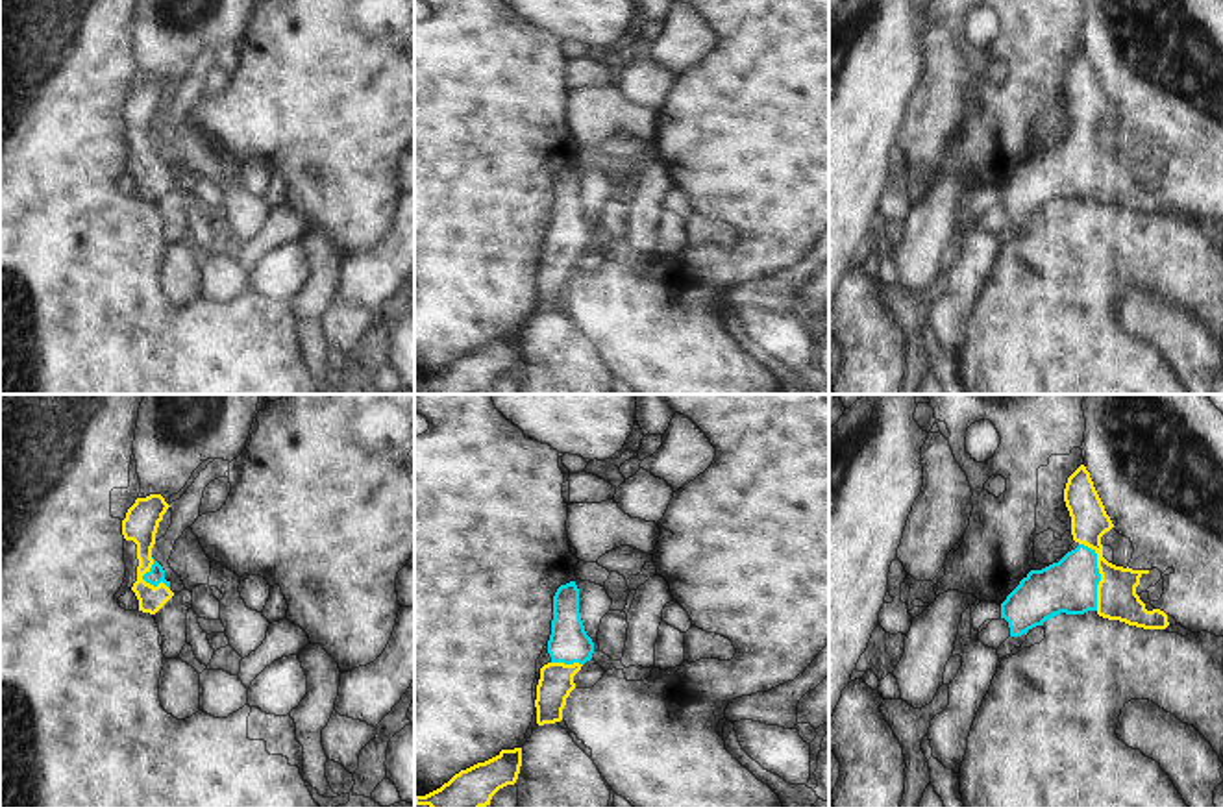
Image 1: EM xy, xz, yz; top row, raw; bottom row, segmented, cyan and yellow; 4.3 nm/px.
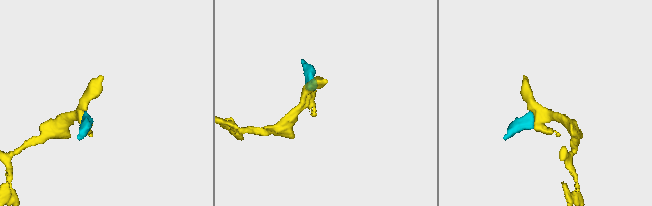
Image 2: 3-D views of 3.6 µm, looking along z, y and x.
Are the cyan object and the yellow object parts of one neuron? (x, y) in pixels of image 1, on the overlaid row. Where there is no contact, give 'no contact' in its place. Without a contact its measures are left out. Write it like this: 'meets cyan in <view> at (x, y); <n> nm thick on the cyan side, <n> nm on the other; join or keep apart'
meets cyan in yz at (1099, 574); 240 nm thick on the cyan side, 180 nm on the other; join

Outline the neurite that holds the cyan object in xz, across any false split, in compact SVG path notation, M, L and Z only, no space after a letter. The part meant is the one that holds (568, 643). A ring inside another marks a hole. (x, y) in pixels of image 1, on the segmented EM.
M575 581L561 585L553 596L548 653L551 661L540 668L537 685L535 707L538 726L562 720L566 698L575 689L574 676L594 653L594 642L587 635L581 620Z

